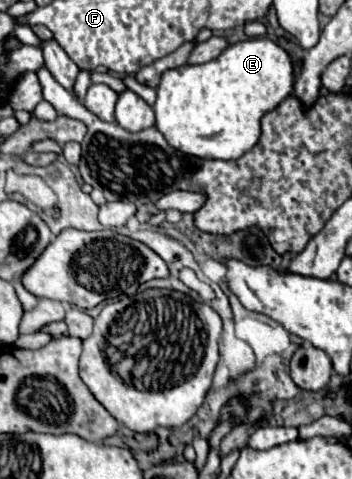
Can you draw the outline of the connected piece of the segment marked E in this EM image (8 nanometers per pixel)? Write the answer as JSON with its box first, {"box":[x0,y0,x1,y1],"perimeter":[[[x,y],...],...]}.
{"box":[154,37,292,159],"perimeter":[[[258,37],[228,45],[214,61],[204,65],[182,65],[162,75],[154,103],[156,129],[174,149],[180,149],[186,155],[202,159],[238,159],[258,143],[262,115],[280,105],[292,93],[292,83],[292,61],[288,53],[274,41]]]}

